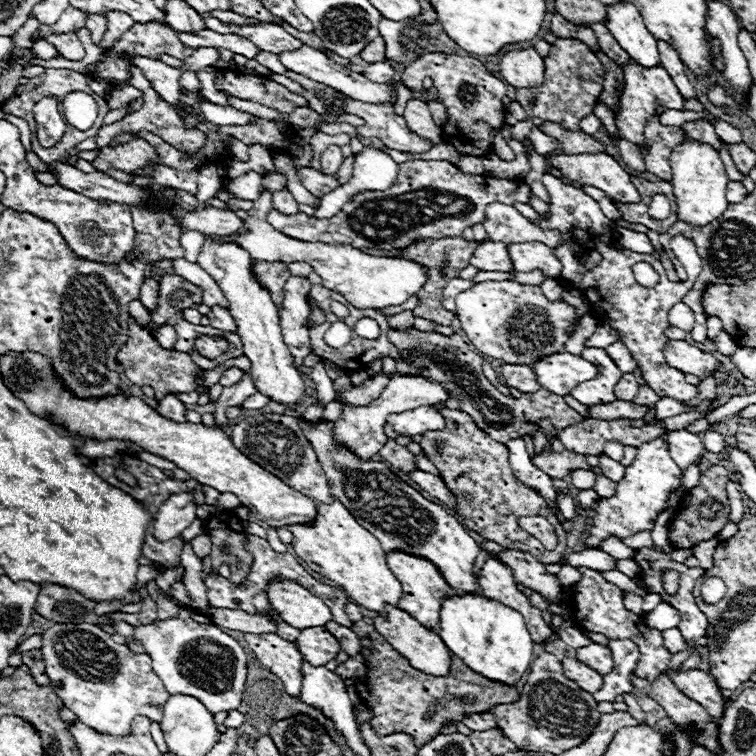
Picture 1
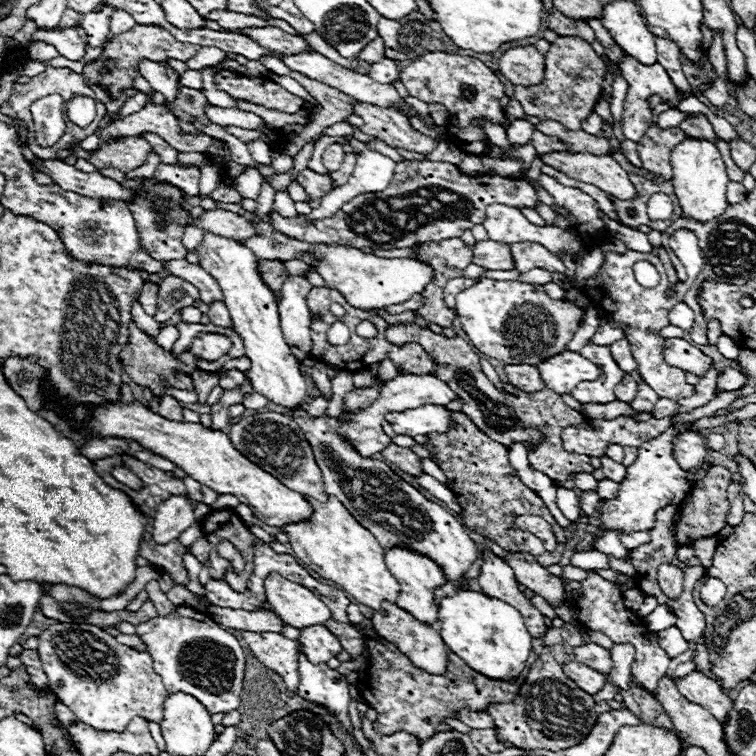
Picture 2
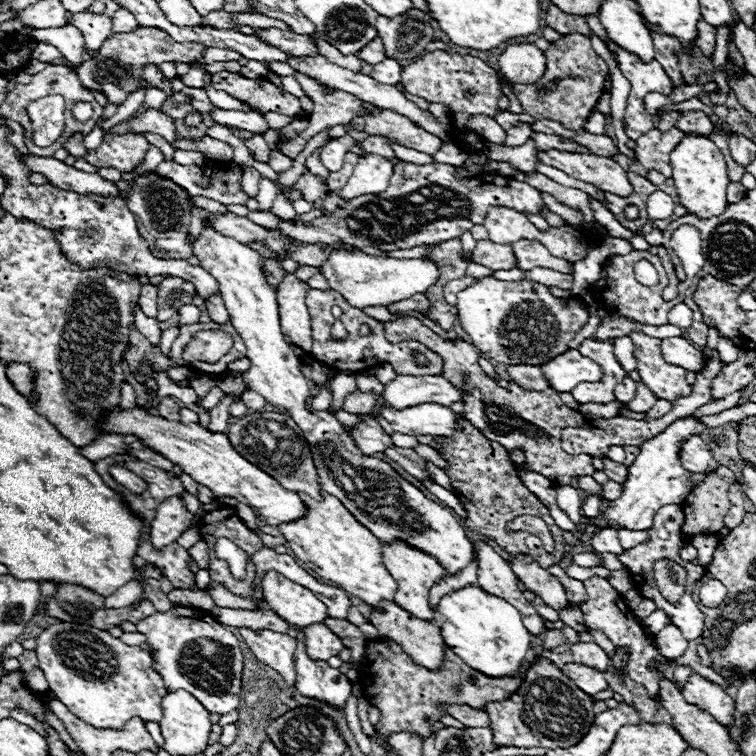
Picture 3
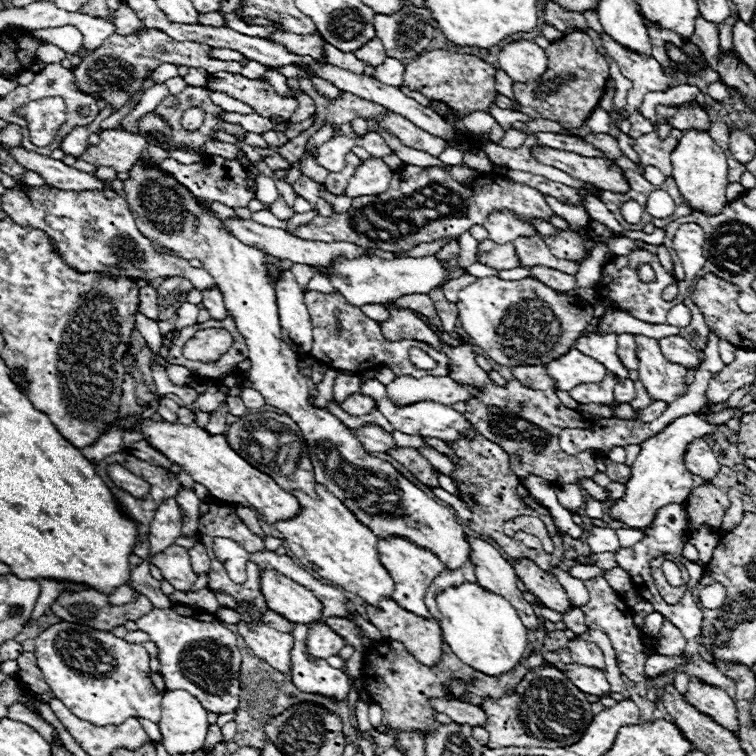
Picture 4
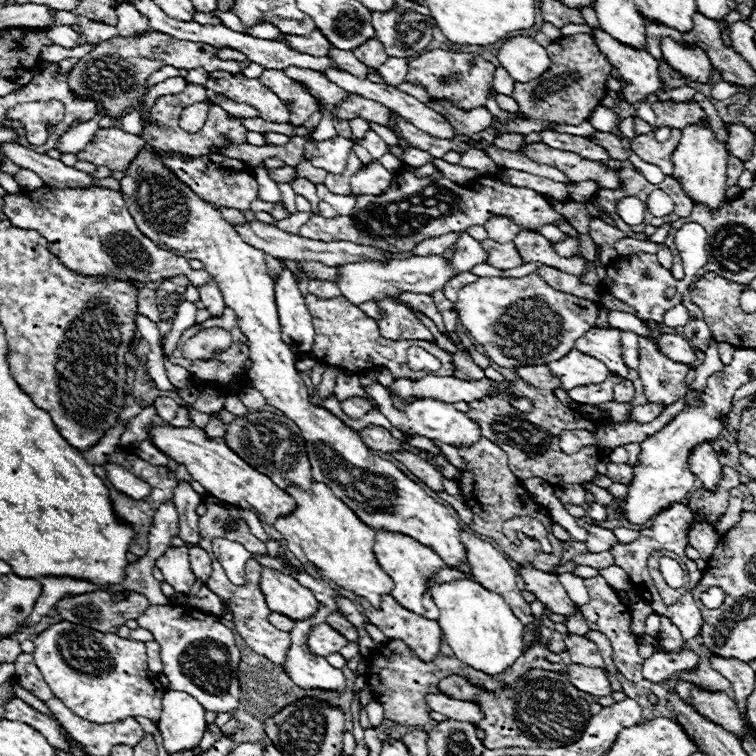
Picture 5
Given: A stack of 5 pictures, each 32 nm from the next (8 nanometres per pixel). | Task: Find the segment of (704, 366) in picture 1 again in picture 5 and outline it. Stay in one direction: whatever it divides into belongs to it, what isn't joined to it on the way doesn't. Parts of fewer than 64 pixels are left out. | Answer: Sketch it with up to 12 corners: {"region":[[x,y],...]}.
{"region":[[680,334],[658,340],[662,354],[690,366],[696,350]]}

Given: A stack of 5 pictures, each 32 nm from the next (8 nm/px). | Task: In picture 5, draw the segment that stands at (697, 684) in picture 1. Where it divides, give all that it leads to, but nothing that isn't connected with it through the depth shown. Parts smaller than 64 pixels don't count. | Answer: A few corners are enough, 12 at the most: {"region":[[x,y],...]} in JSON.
{"region":[[690,686],[692,706],[740,738],[744,722],[724,692]]}

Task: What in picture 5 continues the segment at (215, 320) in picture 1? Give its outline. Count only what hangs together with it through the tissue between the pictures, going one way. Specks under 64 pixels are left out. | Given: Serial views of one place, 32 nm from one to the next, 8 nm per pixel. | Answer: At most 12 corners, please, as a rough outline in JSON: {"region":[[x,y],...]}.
{"region":[[218,284],[198,288],[200,302],[212,316],[222,316],[224,300]]}

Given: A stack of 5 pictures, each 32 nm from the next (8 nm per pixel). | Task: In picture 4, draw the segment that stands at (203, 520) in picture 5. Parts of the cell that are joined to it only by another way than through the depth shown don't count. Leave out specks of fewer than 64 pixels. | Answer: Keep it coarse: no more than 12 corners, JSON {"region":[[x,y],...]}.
{"region":[[212,498],[200,516],[204,540],[222,536],[250,554],[264,542],[246,528],[232,504]]}

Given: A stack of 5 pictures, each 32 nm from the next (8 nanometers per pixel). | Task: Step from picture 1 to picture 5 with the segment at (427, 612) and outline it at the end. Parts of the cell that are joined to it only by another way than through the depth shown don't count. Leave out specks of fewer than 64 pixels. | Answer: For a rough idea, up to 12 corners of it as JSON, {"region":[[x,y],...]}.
{"region":[[396,532],[376,534],[374,552],[394,580],[392,598],[416,612],[444,562]]}

